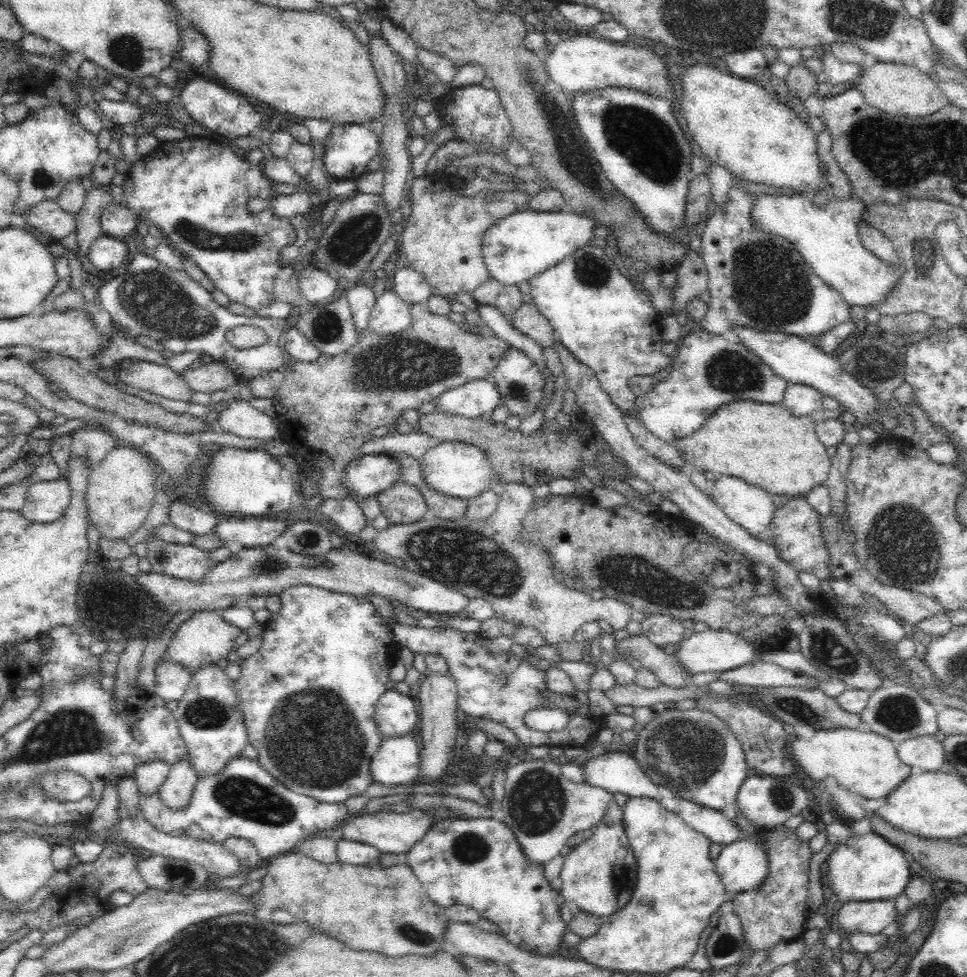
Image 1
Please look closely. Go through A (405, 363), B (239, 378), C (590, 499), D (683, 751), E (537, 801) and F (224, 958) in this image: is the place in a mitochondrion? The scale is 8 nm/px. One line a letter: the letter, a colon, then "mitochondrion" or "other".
A: mitochondrion
B: other
C: other
D: mitochondrion
E: mitochondrion
F: mitochondrion

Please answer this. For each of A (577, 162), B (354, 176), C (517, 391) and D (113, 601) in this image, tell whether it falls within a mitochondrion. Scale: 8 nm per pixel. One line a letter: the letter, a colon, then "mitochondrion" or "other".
A: mitochondrion
B: other
C: mitochondrion
D: mitochondrion

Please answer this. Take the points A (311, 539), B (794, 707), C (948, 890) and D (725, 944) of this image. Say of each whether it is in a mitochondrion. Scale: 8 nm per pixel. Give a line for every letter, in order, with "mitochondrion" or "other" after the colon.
A: mitochondrion
B: mitochondrion
C: other
D: mitochondrion

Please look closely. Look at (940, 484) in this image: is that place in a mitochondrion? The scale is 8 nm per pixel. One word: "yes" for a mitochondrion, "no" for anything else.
no

